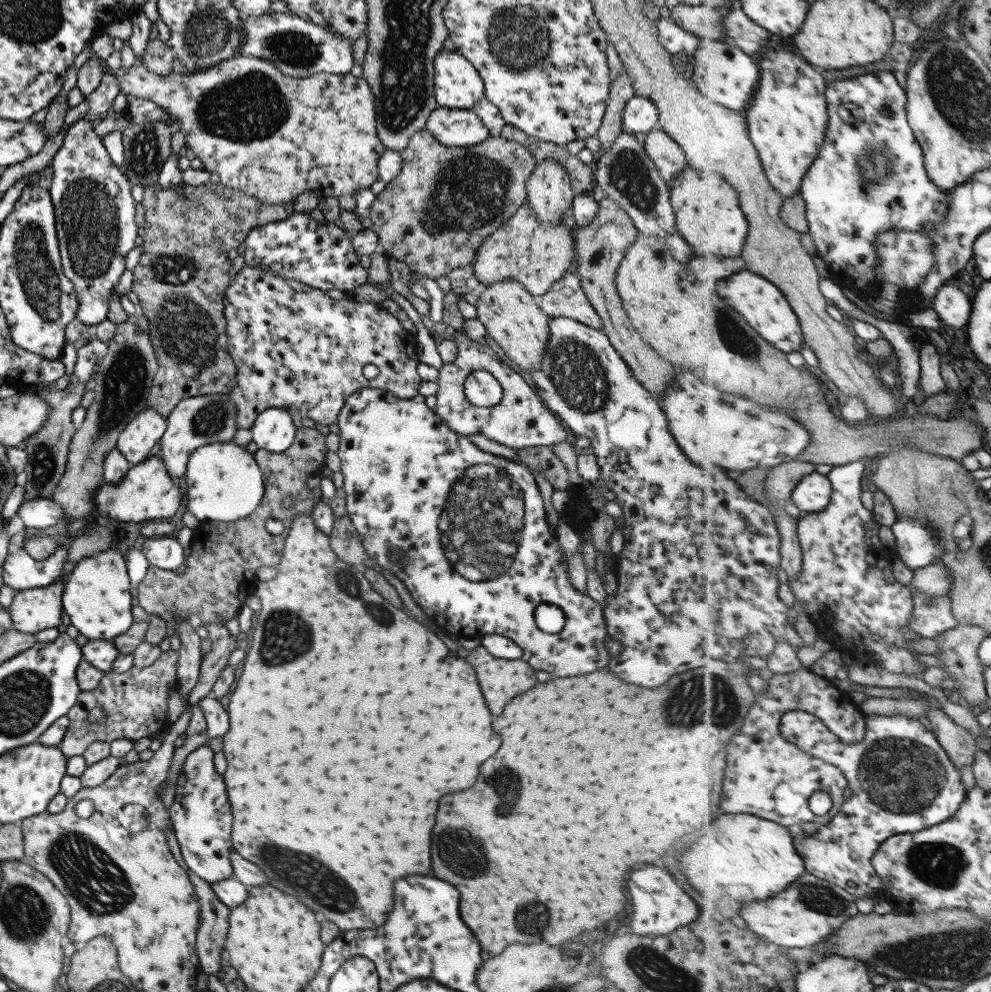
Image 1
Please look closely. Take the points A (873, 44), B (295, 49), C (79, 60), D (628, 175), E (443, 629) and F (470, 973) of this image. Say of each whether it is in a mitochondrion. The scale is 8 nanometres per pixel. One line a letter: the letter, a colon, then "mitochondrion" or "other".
A: other
B: mitochondrion
C: other
D: mitochondrion
E: other
F: other

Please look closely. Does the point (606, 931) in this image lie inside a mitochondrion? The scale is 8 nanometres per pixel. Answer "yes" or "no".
no

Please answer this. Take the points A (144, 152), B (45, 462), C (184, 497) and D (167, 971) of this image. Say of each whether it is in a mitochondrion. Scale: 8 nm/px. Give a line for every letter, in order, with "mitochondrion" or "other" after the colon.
A: mitochondrion
B: mitochondrion
C: other
D: other

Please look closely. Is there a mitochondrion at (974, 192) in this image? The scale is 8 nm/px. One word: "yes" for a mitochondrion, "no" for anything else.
no

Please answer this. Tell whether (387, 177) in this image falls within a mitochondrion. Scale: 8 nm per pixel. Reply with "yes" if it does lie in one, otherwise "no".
no

